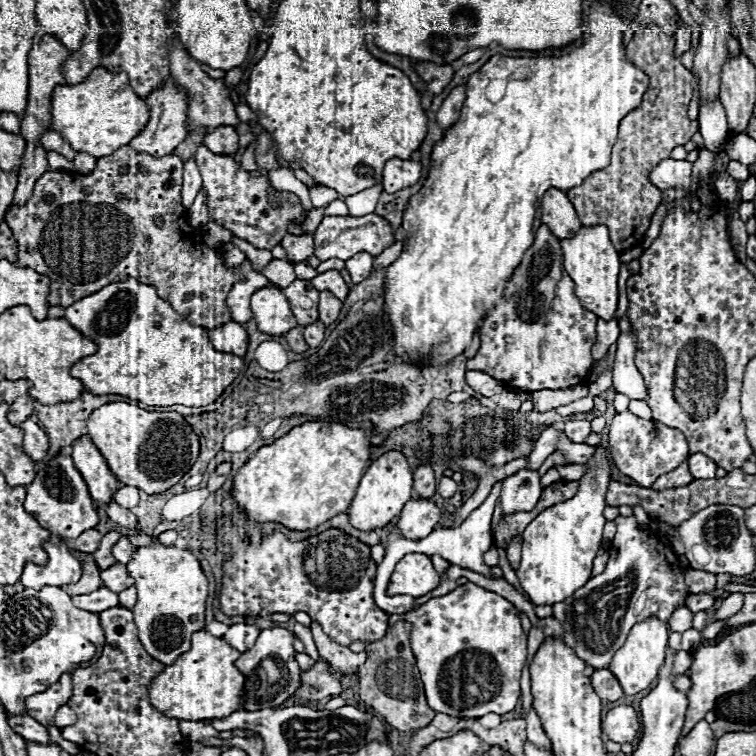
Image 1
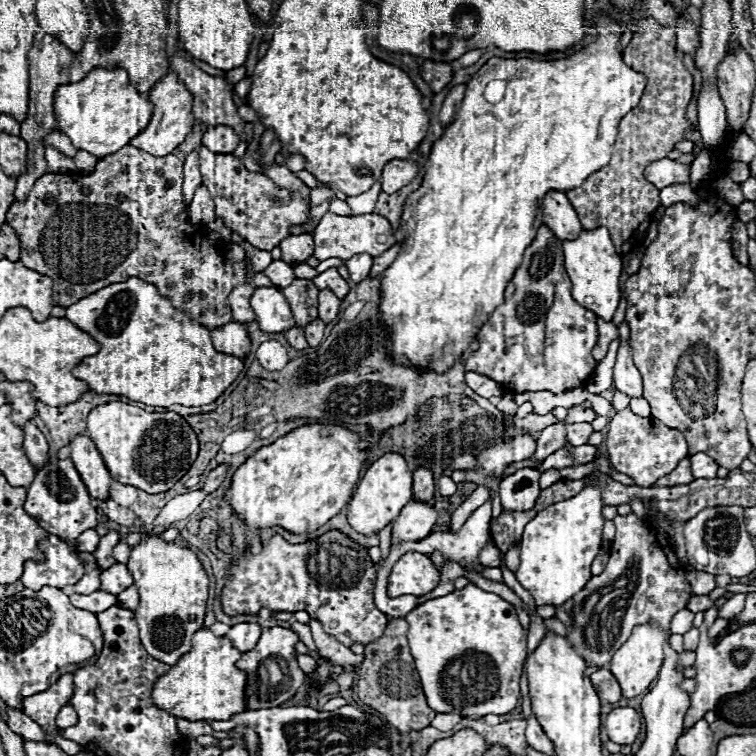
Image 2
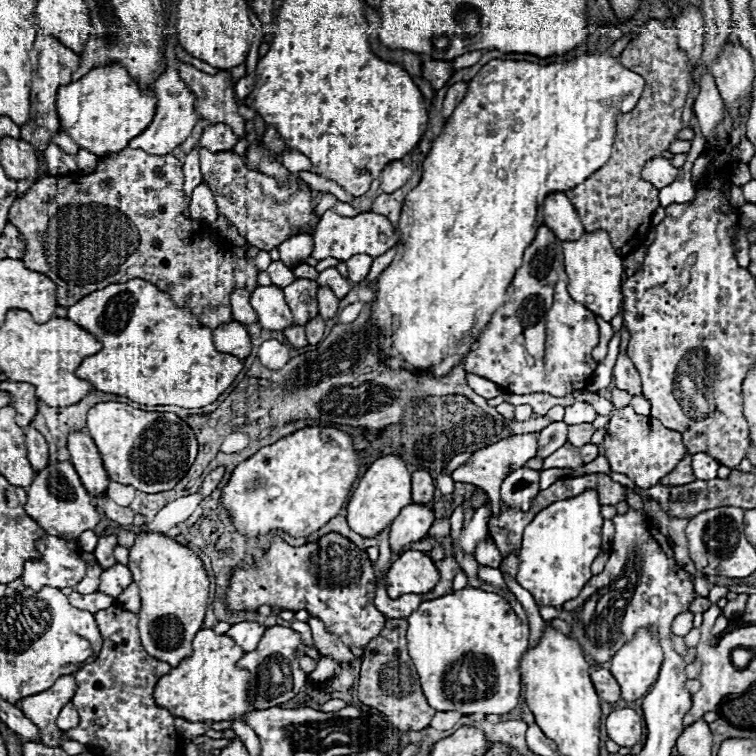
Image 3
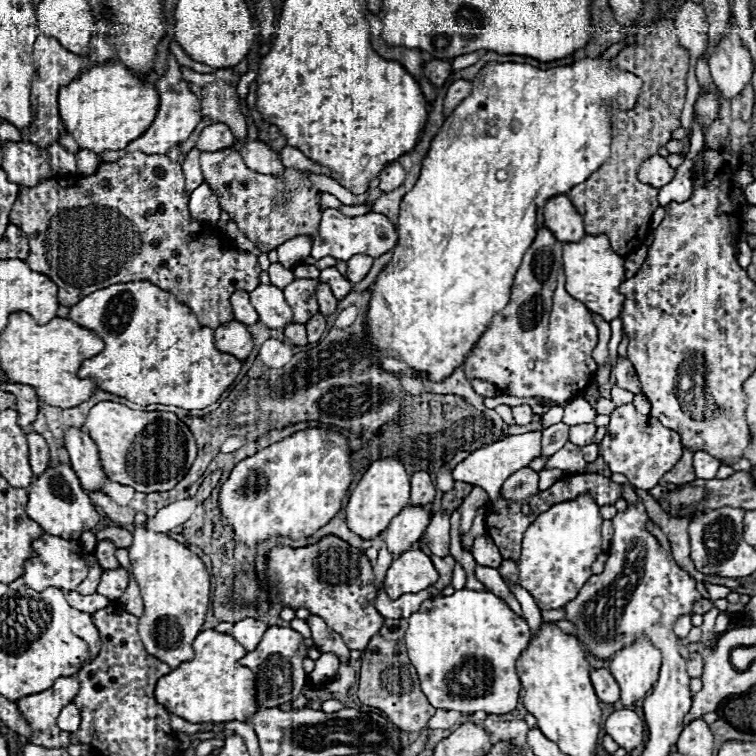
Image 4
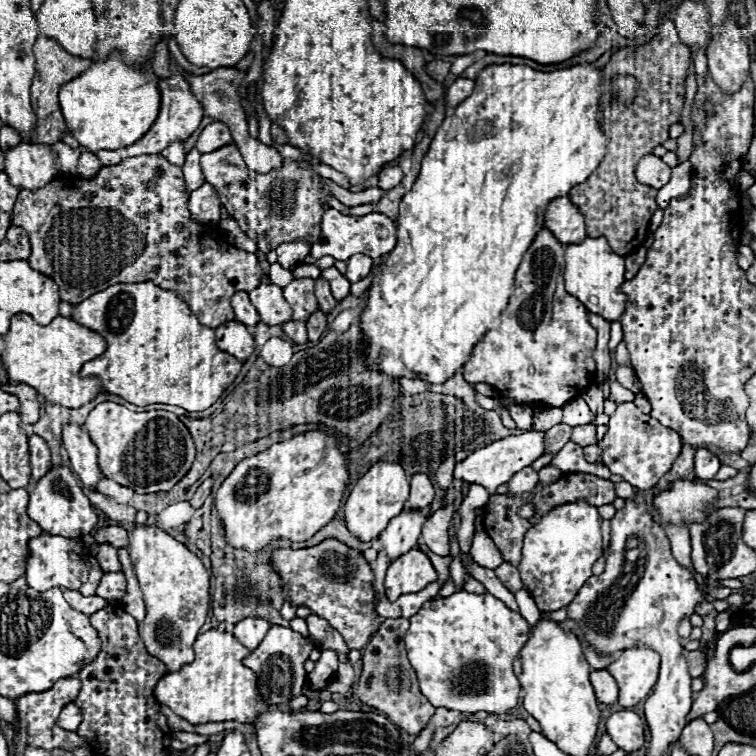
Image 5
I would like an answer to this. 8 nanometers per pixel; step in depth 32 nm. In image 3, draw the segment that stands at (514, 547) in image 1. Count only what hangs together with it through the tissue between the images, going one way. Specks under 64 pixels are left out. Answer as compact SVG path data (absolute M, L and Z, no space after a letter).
M514 554L506 556L506 558L502 560L500 572L502 572L502 574L510 574L512 578L516 578L516 574L518 574L518 558L516 558Z

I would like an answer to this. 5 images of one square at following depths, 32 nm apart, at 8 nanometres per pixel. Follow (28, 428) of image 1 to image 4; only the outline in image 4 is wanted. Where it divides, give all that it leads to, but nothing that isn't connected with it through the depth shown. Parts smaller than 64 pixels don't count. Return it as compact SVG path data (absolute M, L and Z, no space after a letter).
M30 432L28 434L28 448L30 448L30 466L32 466L32 474L34 478L38 478L40 474L44 474L44 470L50 464L50 452L48 452L48 444L46 440L36 434Z

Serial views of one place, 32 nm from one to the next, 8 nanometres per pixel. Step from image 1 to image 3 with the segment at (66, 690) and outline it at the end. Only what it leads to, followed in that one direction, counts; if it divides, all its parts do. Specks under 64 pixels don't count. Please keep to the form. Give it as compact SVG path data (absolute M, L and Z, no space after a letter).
M62 676L56 680L56 684L44 692L32 694L30 698L22 698L20 710L38 726L40 738L34 740L44 746L60 746L66 742L66 732L62 732L56 726L56 714L60 714L62 706L70 704L74 694L76 694L76 680L74 676Z

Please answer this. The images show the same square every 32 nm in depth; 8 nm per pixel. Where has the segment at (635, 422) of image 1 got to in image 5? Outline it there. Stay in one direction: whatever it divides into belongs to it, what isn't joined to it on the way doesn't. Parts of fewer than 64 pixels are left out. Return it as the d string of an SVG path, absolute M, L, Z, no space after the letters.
M634 402L618 404L618 410L614 416L610 416L610 430L606 436L598 442L602 448L602 464L616 476L622 476L622 480L630 482L636 490L648 490L652 488L674 464L674 458L678 458L682 440L680 436L662 426L658 420L654 420L650 414L644 414L636 408Z

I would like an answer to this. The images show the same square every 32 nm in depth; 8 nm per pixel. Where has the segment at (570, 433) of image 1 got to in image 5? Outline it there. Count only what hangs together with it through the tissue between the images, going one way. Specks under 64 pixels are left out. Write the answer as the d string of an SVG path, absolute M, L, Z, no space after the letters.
M592 424L576 426L576 428L574 428L574 432L572 432L572 442L580 444L580 446L596 444L596 442L598 442L598 438L596 438L596 426L592 426Z

